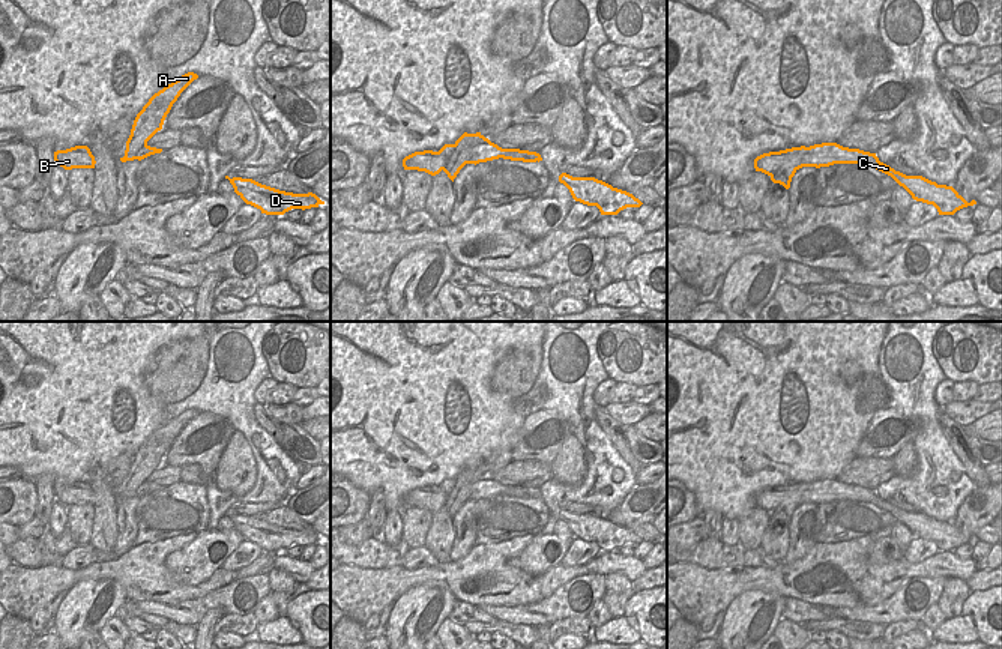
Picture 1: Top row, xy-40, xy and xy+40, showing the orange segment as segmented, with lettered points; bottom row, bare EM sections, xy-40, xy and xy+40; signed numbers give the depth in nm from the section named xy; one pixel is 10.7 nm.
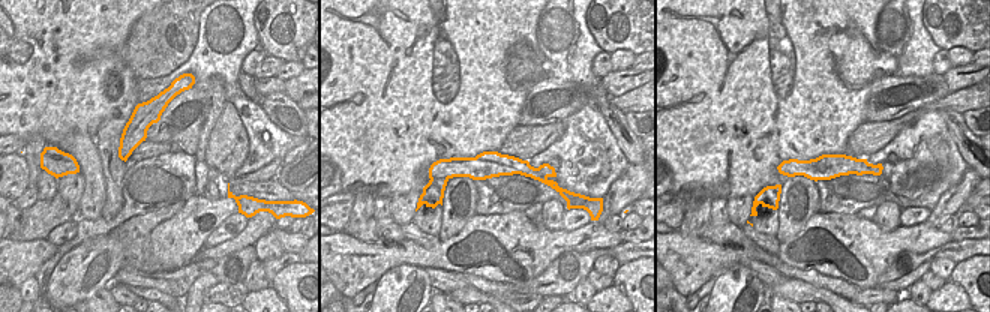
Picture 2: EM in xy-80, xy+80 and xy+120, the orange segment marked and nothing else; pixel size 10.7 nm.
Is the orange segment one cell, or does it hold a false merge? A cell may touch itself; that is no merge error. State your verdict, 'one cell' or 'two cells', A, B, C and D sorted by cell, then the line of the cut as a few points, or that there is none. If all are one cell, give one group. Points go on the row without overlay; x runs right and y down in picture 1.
two cells; groups A / B C D; cut xy (490, 478), (476, 481), (469, 489), (466, 499)

